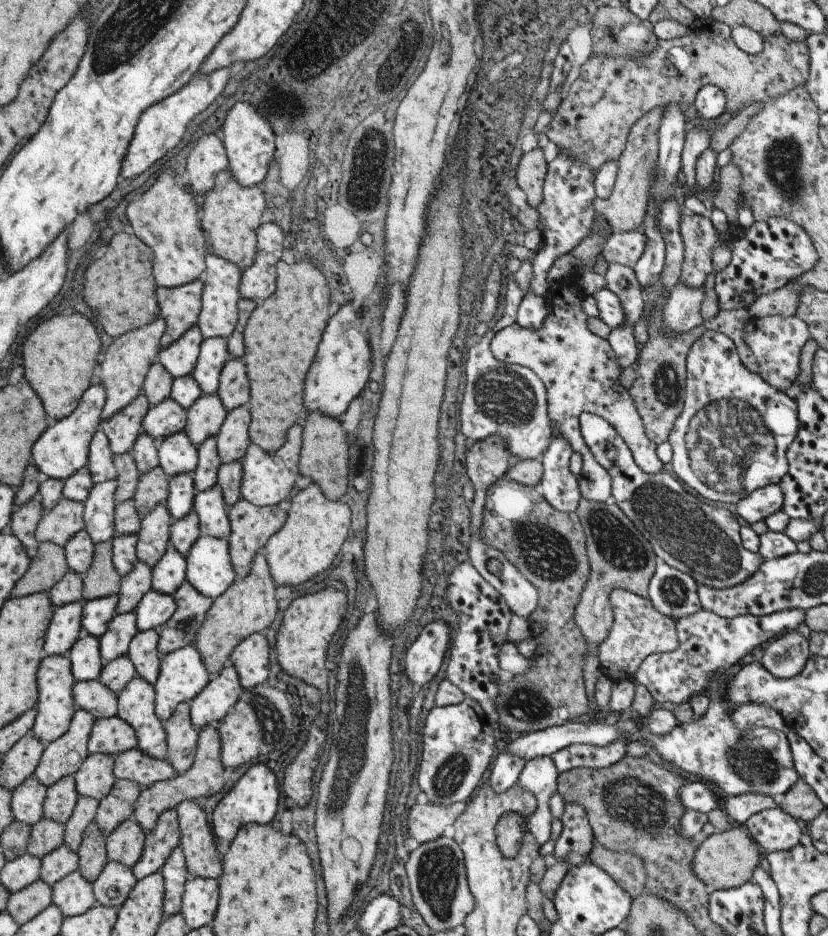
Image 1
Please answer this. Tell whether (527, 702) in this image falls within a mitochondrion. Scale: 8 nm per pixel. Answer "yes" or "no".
yes

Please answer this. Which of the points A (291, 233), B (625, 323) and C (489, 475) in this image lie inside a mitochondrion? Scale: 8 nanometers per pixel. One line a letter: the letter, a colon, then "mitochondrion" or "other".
A: other
B: other
C: other

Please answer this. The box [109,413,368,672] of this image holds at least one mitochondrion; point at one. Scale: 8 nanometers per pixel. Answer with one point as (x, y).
(185, 628)

